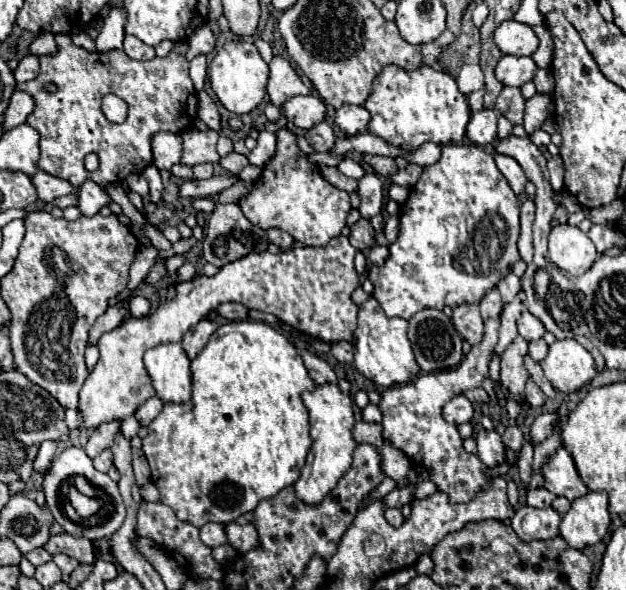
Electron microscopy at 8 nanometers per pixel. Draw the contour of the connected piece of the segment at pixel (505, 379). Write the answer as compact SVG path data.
M516 338L506 352L502 354L502 368L500 368L500 384L506 388L512 396L524 394L524 384L528 380L528 372L524 370L524 356L528 352L528 342L524 338Z

